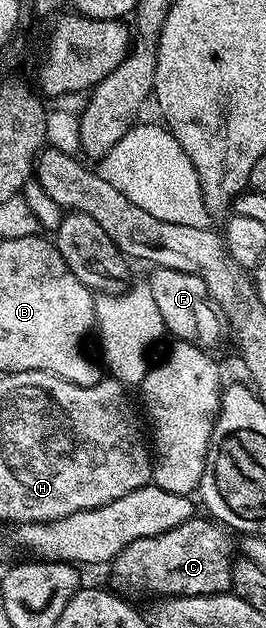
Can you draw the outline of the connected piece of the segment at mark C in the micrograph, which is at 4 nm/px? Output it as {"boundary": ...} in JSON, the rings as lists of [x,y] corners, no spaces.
{"boundary":[[[193,517],[182,521],[182,525],[174,525],[166,533],[158,533],[154,537],[142,537],[122,553],[118,553],[110,570],[124,583],[129,583],[136,591],[153,591],[156,597],[171,597],[174,595],[219,595],[227,592],[232,586],[232,564],[234,543],[228,540],[229,532],[221,524],[211,518]]]}

